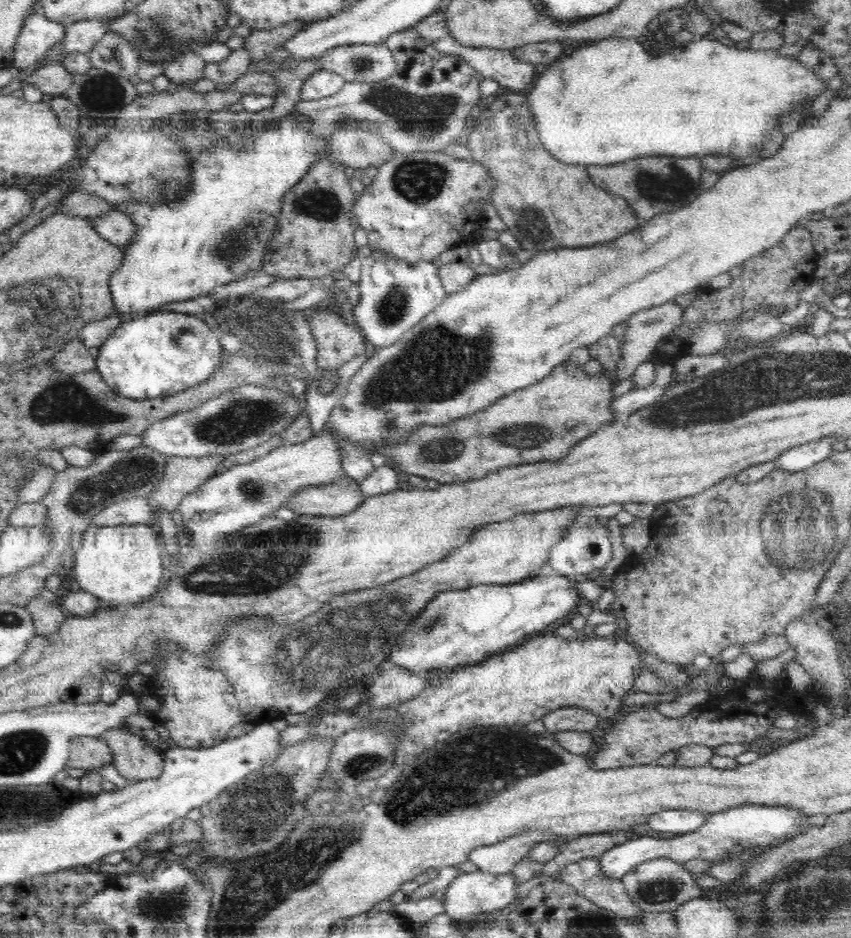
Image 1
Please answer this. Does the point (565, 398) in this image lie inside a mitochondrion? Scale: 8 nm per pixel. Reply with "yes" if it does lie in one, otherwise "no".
no

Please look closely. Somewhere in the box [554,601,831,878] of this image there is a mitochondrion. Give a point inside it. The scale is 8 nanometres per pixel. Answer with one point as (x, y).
(732, 861)

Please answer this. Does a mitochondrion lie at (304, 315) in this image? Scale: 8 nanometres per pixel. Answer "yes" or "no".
no

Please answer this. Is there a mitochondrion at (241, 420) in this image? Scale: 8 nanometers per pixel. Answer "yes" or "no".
yes

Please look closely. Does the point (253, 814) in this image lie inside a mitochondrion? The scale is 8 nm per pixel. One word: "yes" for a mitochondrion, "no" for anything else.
yes

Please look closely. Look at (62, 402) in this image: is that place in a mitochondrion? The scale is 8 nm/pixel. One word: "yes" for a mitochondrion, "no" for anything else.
yes

